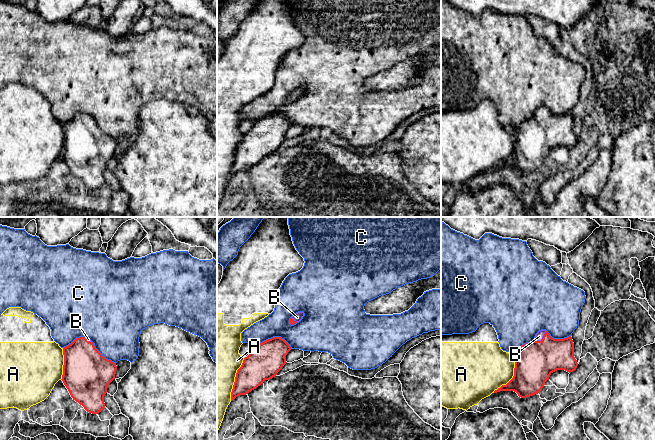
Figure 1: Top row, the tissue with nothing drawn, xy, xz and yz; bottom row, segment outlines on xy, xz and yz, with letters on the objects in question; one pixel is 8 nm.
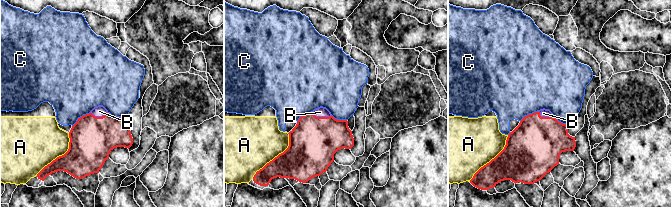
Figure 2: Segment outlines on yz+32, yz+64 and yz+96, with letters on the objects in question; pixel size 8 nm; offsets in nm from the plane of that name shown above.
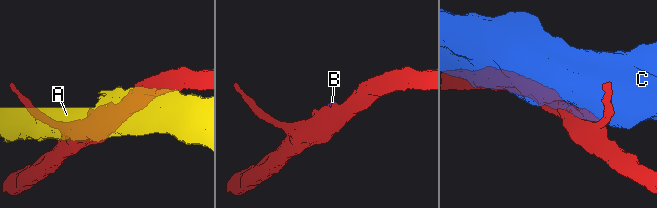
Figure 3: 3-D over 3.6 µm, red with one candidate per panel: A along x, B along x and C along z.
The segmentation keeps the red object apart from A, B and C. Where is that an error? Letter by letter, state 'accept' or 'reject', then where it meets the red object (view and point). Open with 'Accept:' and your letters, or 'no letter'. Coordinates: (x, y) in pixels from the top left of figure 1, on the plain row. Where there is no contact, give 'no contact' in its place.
Accept: B
A: reject; meets red in yz at (514, 150)
B: accept; meets red in yz at (542, 115)
C: reject; meets red in xz at (275, 113)

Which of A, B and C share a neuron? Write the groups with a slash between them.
A / B / C

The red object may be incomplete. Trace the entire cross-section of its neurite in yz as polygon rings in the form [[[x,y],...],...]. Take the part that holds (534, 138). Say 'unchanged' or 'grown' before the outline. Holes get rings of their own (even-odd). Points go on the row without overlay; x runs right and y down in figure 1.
grown | [[[546,106],[539,107],[535,116],[521,122],[514,128],[515,144],[513,154],[506,160],[494,167],[514,167],[521,174],[526,174],[540,169],[549,156],[550,151],[557,146],[573,148],[576,146],[578,139],[574,133],[574,119],[572,113],[564,115],[554,115]]]

